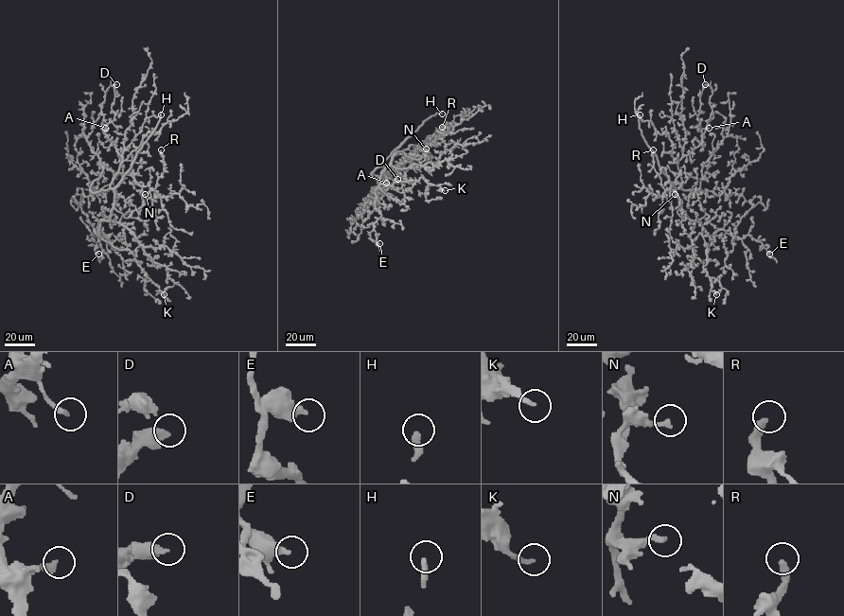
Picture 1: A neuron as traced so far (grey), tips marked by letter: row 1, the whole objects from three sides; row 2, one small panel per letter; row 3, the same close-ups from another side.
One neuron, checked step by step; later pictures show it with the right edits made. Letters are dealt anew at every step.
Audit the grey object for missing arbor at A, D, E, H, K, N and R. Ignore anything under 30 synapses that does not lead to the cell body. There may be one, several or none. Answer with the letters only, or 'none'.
H, R

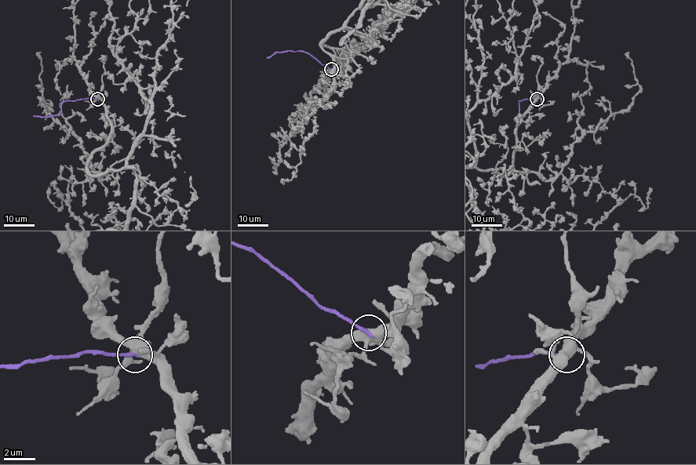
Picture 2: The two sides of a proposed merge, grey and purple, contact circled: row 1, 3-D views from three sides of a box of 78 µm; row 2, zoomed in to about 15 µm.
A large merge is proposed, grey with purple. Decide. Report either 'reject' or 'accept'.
reject

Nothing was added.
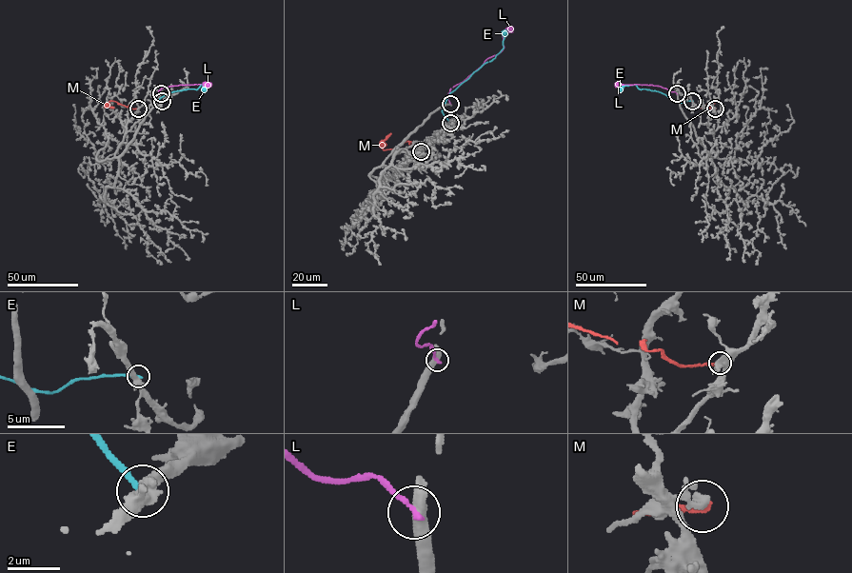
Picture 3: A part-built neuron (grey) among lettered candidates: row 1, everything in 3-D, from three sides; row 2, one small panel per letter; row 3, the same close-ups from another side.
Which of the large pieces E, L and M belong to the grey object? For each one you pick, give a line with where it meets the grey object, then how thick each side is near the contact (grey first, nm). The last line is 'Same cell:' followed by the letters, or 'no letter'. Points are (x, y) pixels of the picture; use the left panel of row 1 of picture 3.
Same cell: no letter

